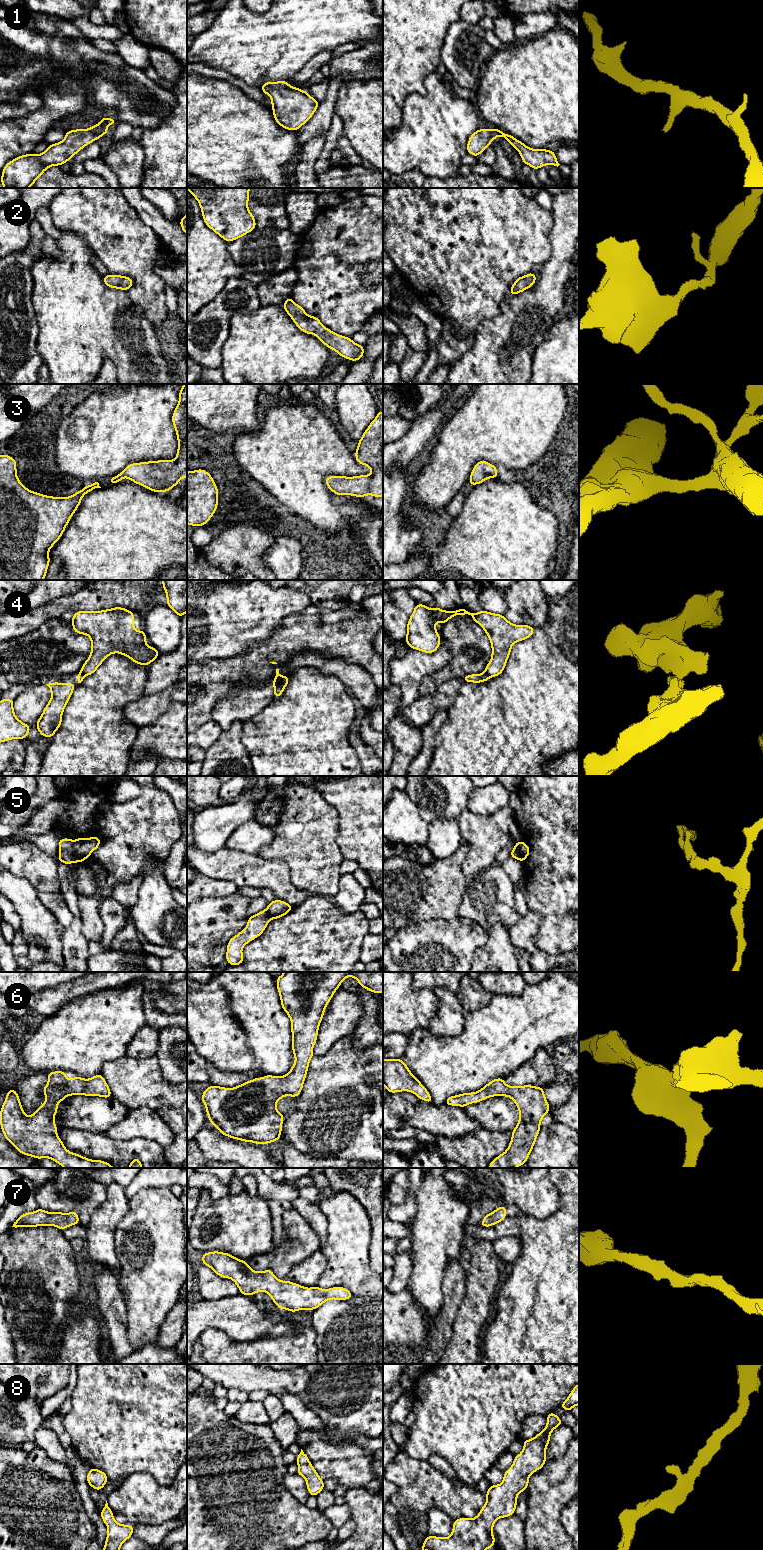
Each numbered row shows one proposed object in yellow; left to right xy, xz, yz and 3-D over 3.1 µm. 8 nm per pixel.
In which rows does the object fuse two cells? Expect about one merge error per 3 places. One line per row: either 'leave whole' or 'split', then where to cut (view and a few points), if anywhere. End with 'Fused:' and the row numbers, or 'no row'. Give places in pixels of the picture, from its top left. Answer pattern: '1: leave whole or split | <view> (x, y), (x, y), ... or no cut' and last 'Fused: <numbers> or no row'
1: leave whole | no cut
2: leave whole | no cut
3: leave whole | no cut
4: split | xz (283, 676), (274, 689)
5: split | xy (74, 841), (73, 861)
6: leave whole | no cut
7: leave whole | no cut
8: leave whole | no cut
Fused: 4, 5

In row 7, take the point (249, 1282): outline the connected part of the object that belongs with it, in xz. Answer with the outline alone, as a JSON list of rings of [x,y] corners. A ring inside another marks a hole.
[[[220,1251],[202,1253],[202,1264],[210,1267],[222,1278],[232,1279],[240,1294],[252,1296],[265,1291],[278,1308],[294,1313],[298,1310],[313,1311],[330,1299],[347,1300],[354,1296],[344,1287],[305,1288],[288,1280],[281,1281],[270,1269],[263,1272],[254,1271],[247,1261]]]

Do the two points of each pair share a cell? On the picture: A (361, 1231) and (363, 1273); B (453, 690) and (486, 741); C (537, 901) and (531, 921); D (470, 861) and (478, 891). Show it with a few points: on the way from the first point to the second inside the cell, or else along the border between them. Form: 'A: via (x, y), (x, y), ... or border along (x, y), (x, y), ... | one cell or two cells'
A: via (358, 1241), (358, 1263) | one cell
B: border along (457, 696), (454, 703), (447, 710) | two cells
C: border along (529, 909), (540, 916), (540, 924), (536, 934) | two cells
D: border along (495, 864), (481, 870), (468, 879) | two cells

